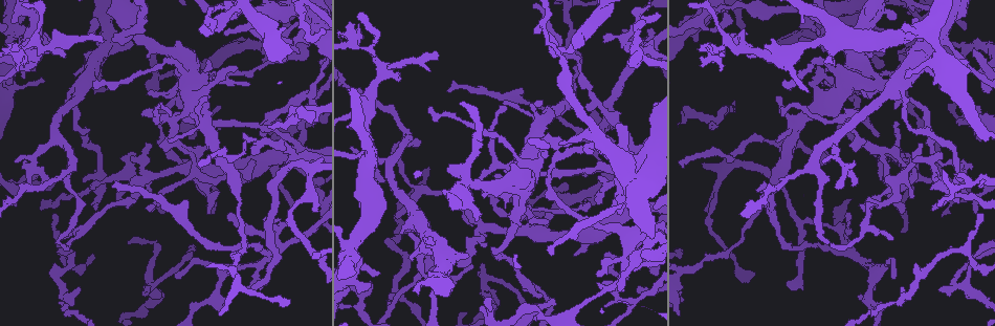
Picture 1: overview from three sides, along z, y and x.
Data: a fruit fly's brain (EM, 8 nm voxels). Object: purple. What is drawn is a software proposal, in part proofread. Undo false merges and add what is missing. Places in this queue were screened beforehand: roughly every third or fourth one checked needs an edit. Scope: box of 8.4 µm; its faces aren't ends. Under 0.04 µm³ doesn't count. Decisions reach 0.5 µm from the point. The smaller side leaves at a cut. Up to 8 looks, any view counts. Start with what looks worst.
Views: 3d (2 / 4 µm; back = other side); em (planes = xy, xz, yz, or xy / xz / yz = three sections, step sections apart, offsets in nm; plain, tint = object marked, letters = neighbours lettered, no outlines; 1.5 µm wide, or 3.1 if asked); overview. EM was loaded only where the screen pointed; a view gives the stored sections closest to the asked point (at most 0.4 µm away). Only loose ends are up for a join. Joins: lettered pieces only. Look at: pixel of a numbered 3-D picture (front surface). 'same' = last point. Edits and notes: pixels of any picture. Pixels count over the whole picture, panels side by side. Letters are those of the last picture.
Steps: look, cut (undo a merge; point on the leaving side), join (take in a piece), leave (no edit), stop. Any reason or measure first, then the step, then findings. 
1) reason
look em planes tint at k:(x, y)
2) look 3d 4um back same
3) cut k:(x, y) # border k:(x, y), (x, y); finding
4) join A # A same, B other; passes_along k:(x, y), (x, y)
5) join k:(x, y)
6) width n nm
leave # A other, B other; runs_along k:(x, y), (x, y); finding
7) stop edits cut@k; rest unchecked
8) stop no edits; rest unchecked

free end
look em yz step 8 letters at 1:(900, 288)

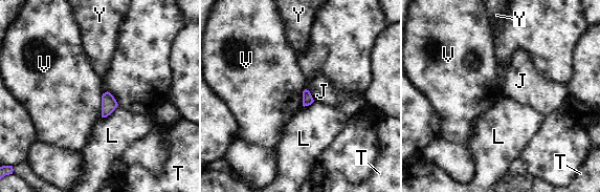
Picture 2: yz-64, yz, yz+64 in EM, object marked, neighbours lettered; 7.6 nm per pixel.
leave # J other, L other, T other, V other, Y other; border 2:(103, 93), (101, 116); no lettered piece goes on from it

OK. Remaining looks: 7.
an open end
look em planes letters at 1:(483, 264)

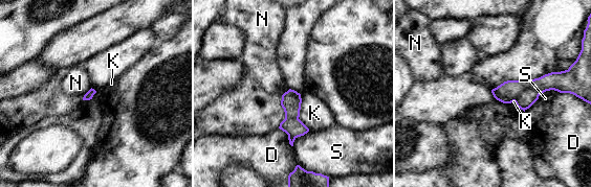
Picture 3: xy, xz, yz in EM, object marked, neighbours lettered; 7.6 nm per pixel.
cut 3:(528, 97) # D other, K other, N other, S other; border 3:(540, 93), (527, 88), (513, 100); a second neuron is stuck on

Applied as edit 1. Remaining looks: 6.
look overview

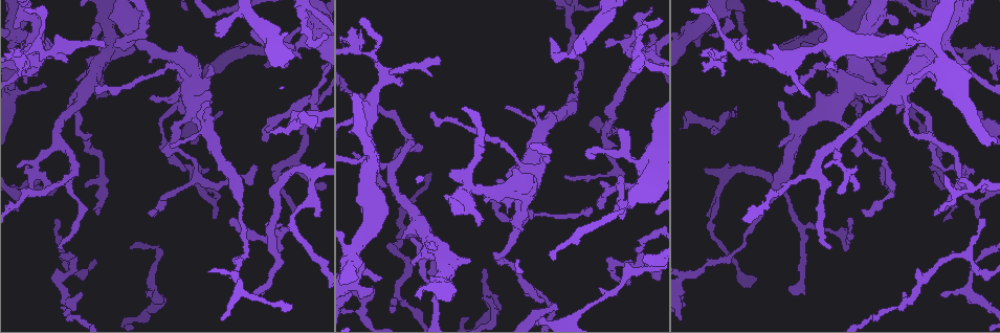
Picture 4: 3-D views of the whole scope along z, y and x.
branch stops here
look em planes letters at 4:(831, 247)

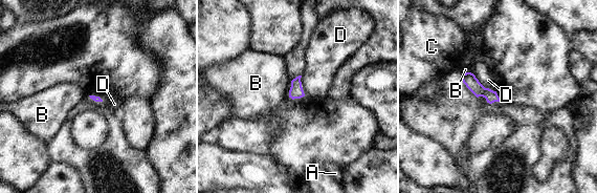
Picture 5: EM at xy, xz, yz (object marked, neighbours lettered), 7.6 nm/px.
leave # A other, B other, C other, D other; border 5:(291, 81), (288, 97); no lettered piece goes on from it

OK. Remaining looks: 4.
stop edits cut@3; rest unchecked

